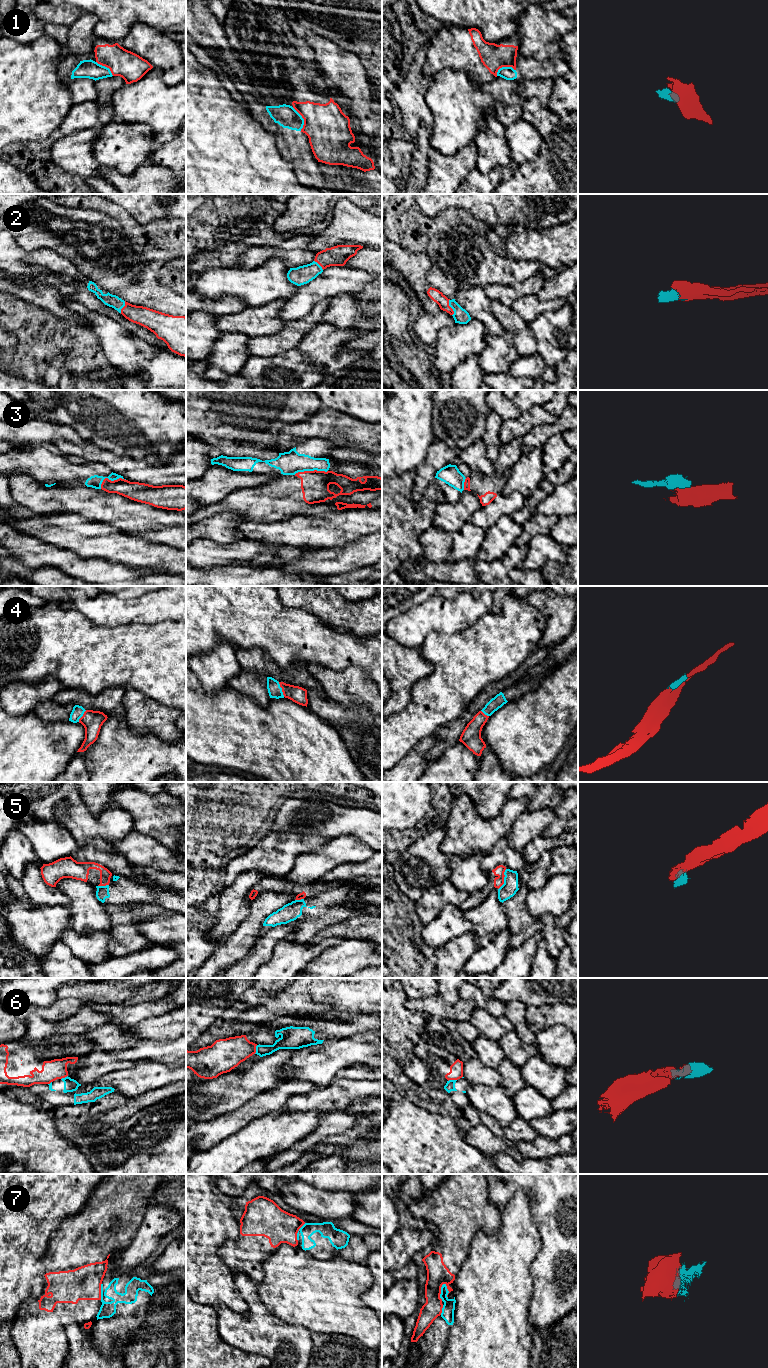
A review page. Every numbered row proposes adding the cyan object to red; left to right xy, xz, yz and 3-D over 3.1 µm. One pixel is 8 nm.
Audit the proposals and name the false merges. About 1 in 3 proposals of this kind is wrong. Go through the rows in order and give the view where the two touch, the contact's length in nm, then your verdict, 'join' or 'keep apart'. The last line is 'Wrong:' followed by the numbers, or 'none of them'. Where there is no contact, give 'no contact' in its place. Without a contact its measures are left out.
1: contact in xz; length 200 nm; keep apart
2: contact in yz; length 140 nm; join
3: contact in xz; length 280 nm; keep apart
4: contact in xz; length 130 nm; join
5: contact in yz; length 180 nm; keep apart
6: contact in xz; length 80 nm; keep apart
7: contact in yz; length 150 nm; keep apart
Wrong: 1, 3, 5, 6, 7

